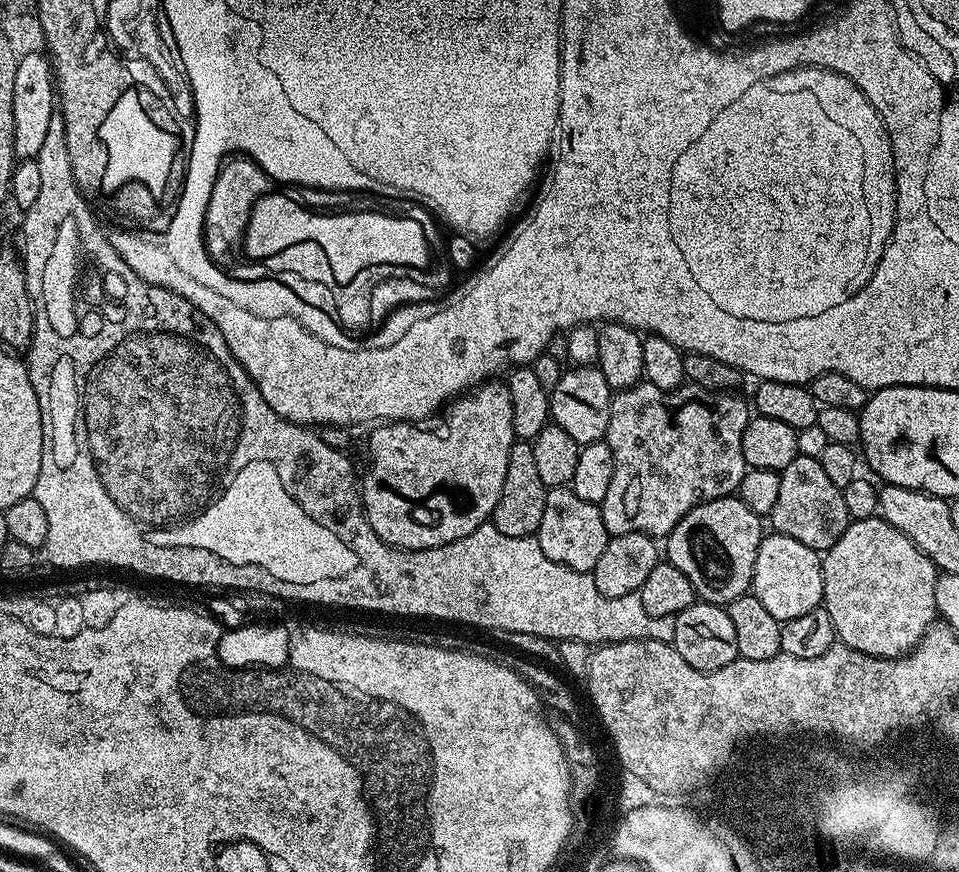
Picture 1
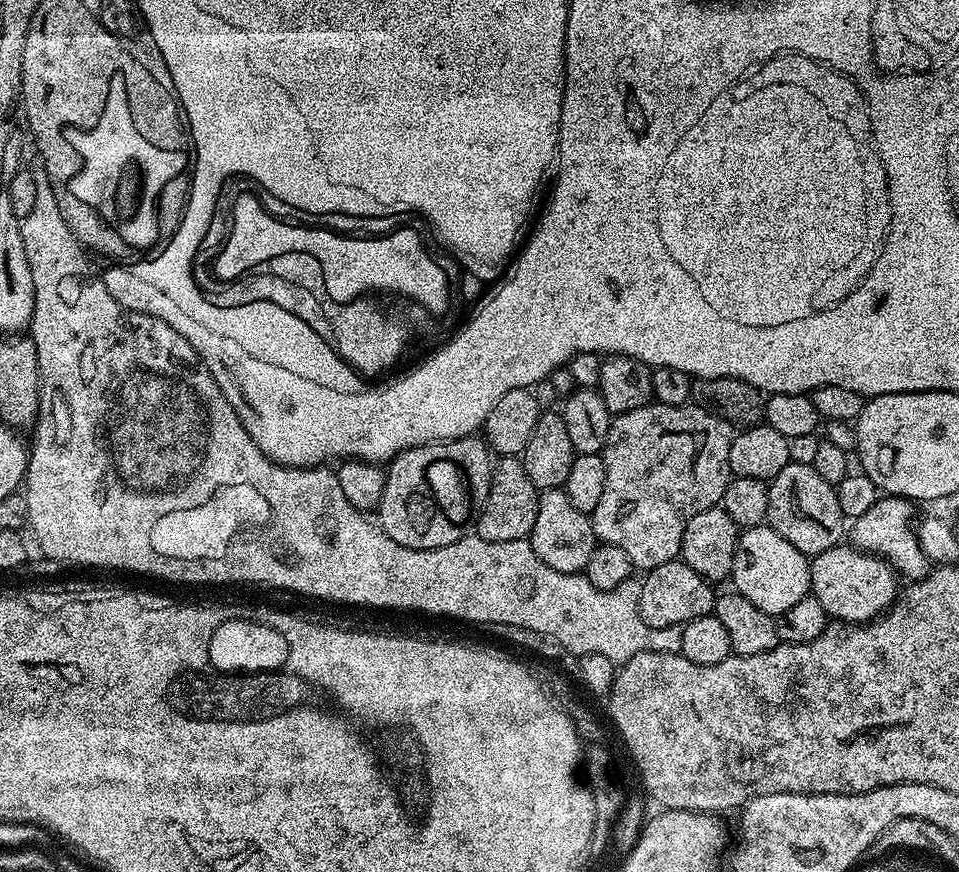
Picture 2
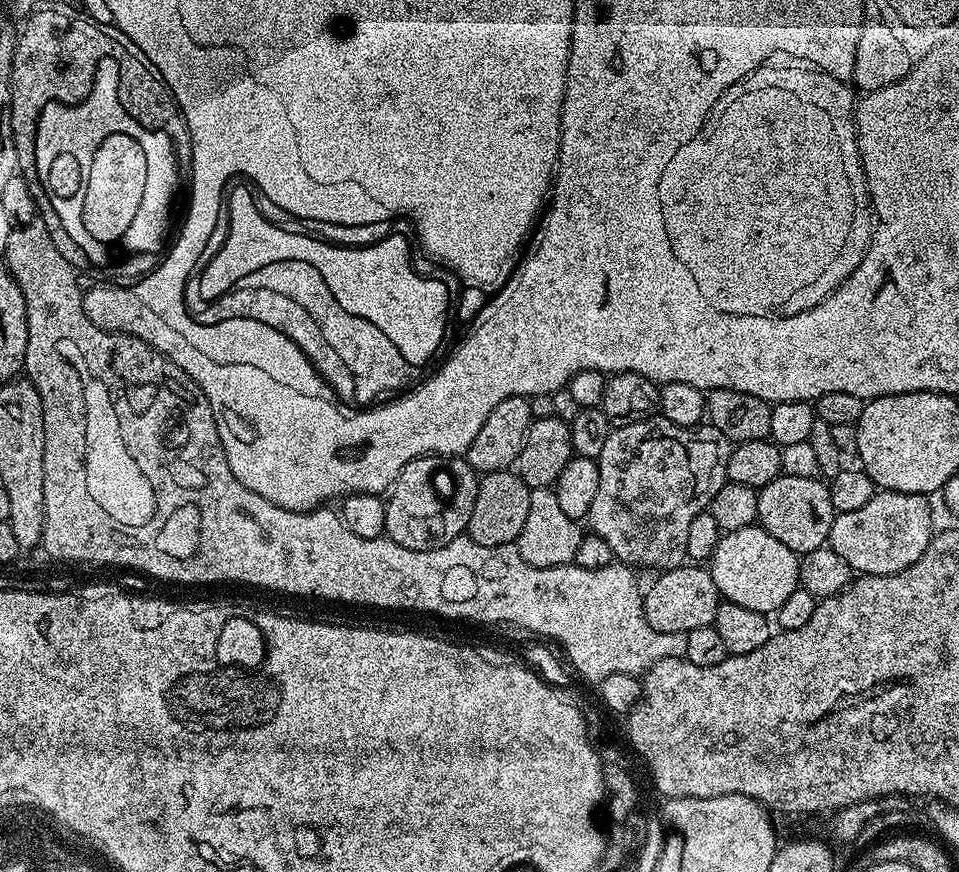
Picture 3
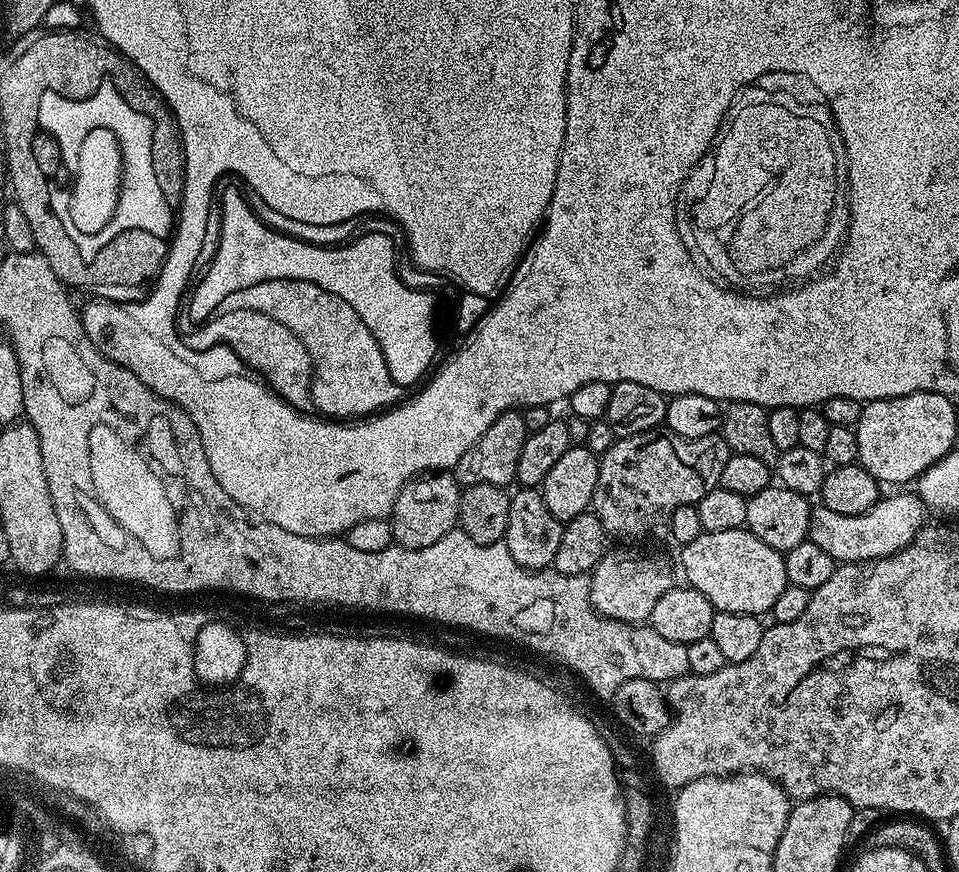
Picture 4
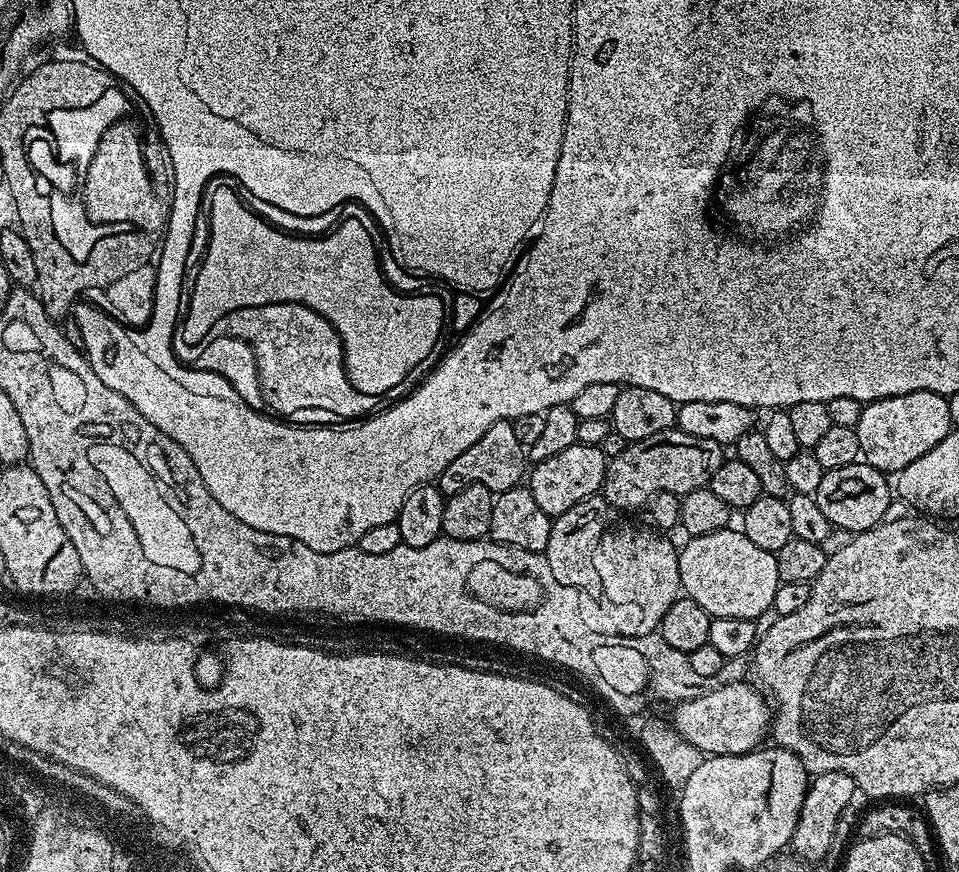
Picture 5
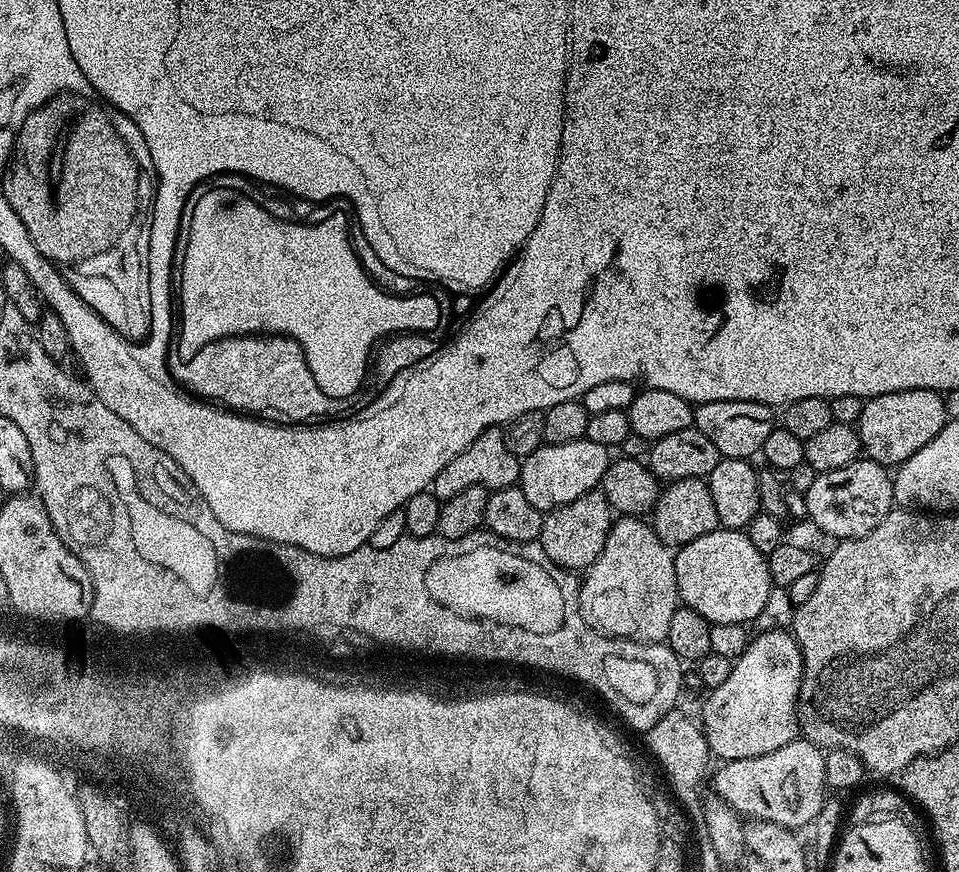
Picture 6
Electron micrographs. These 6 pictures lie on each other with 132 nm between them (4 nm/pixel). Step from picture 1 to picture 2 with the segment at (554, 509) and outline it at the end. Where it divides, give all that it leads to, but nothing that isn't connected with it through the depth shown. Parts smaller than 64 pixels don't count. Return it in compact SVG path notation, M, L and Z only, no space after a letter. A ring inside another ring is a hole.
M550 488L540 492L538 514L534 518L530 543L534 554L542 558L546 566L559 572L580 574L590 562L590 554L594 554L598 541L589 513L577 510L563 490Z

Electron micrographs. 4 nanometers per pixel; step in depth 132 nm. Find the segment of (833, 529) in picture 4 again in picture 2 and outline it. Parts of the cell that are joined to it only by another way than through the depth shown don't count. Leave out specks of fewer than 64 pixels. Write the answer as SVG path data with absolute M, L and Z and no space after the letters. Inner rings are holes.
M879 497L874 506L851 523L848 532L851 545L887 560L901 577L912 576L908 578L917 580L928 575L932 563L916 536L912 520L914 508L915 505L904 497Z

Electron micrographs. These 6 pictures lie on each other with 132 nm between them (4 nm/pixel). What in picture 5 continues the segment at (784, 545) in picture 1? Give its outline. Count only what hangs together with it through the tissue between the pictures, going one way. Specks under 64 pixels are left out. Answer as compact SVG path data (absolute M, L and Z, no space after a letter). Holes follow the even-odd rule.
M727 527L714 534L691 537L687 541L689 544L679 549L680 587L683 595L698 602L698 606L702 606L702 610L706 610L713 618L721 616L755 620L763 611L772 607L774 594L780 585L776 553L762 550L762 546L754 546L754 542L750 542L750 538L746 538L743 531L732 531L731 527Z

